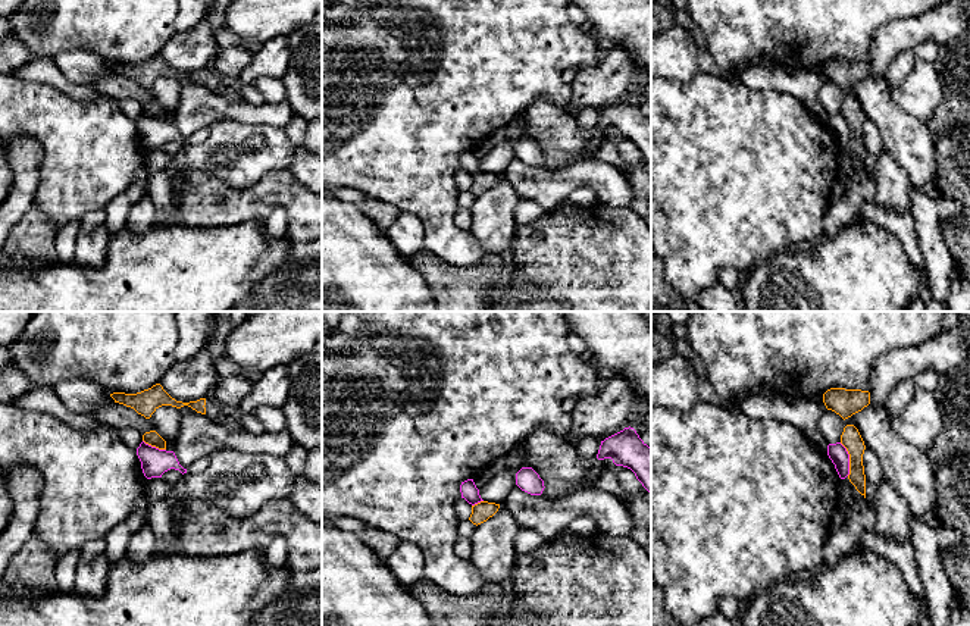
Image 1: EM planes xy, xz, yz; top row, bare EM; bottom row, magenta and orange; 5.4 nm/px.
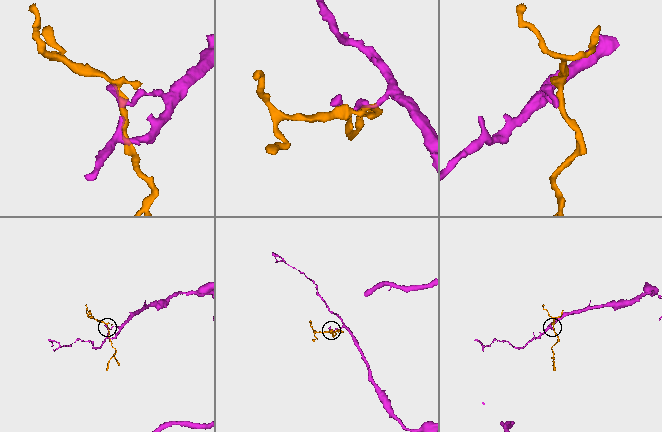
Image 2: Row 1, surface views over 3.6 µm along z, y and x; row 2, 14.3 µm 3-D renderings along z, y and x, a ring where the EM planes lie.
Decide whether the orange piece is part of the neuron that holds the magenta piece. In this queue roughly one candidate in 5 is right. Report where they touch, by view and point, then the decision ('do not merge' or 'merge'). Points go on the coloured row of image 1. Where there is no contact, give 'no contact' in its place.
meets magenta in yz at (848, 459); do not merge

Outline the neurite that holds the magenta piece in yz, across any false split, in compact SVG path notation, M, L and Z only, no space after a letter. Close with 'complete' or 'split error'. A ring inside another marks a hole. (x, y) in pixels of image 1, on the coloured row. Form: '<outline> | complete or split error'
M829 444L827 456L835 464L835 469L841 479L845 479L849 475L849 454L847 448L841 444Z | complete

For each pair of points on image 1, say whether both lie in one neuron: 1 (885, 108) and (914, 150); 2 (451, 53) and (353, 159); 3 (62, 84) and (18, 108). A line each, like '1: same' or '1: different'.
1: same
2: same
3: different

